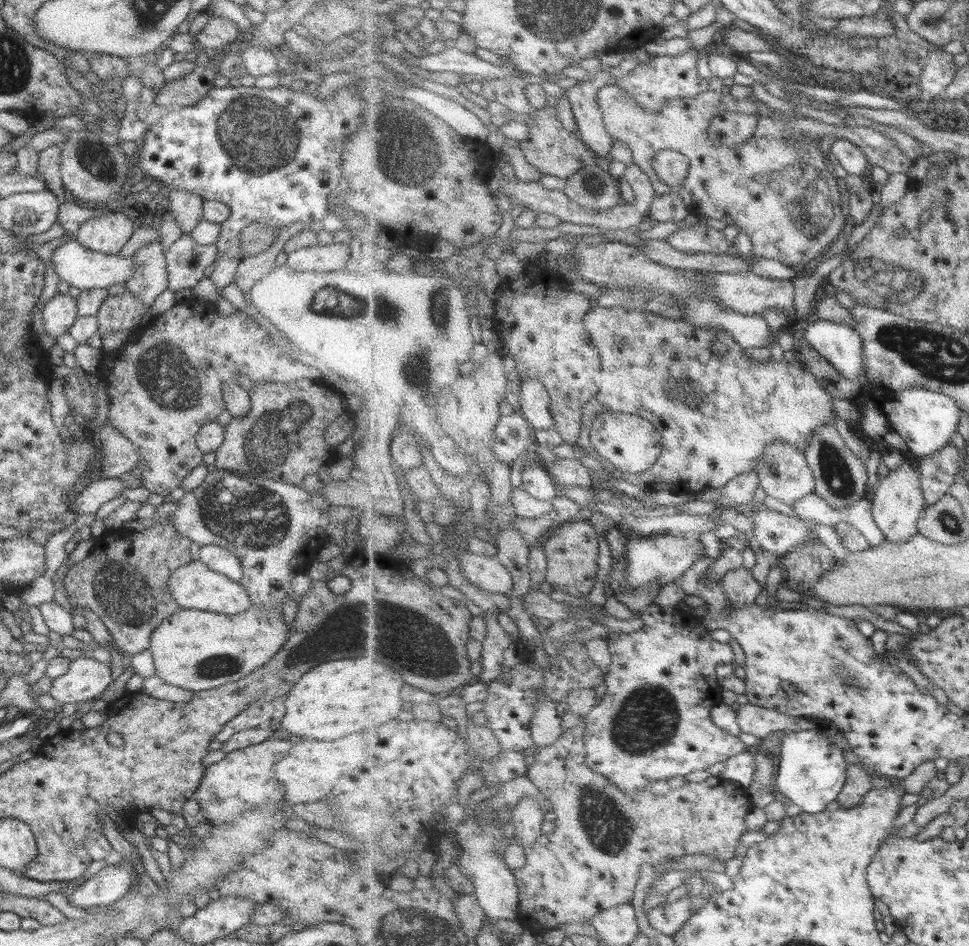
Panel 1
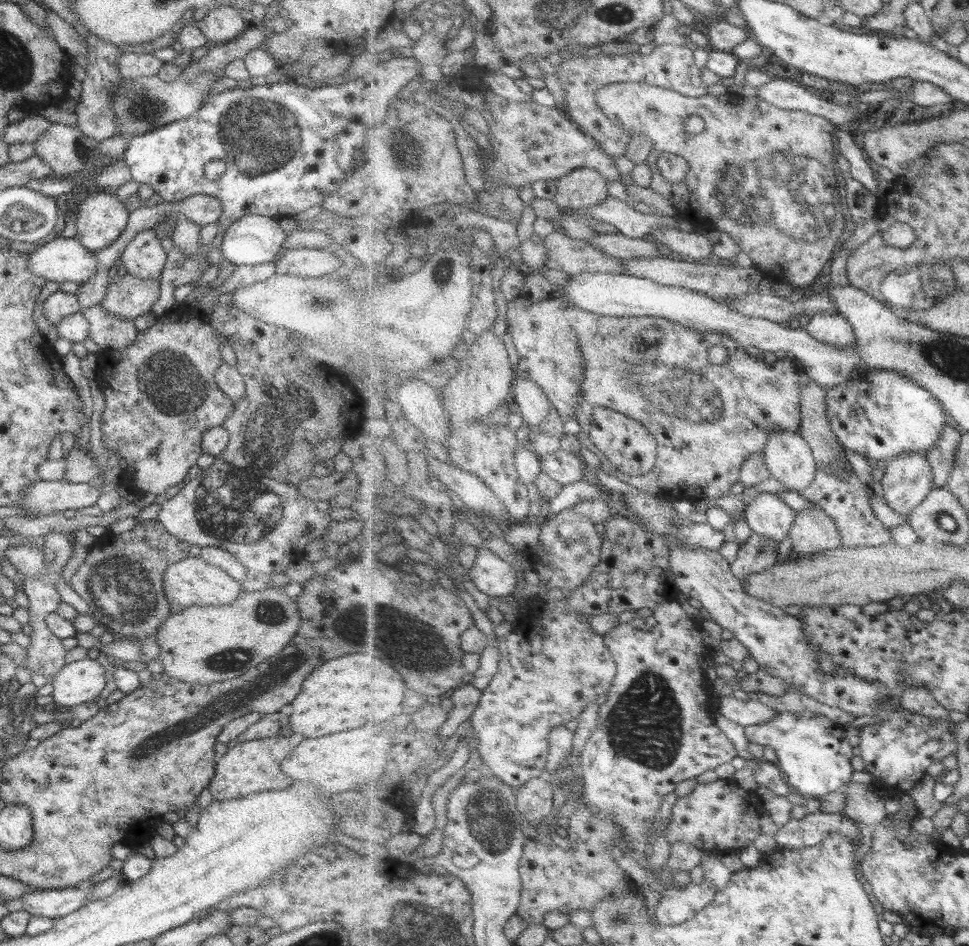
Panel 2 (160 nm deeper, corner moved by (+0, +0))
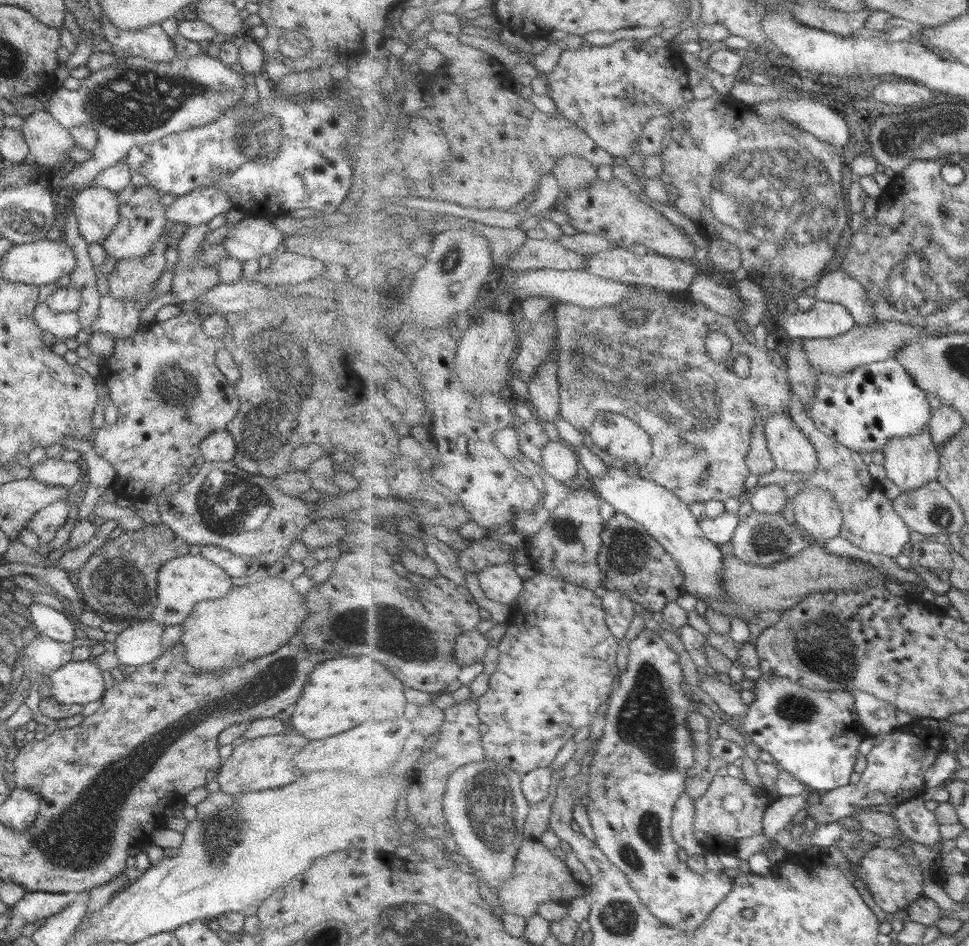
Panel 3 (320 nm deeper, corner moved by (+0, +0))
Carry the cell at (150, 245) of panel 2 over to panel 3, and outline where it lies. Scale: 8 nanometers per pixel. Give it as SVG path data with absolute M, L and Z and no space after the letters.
M131 184L117 193L120 222L100 243L108 255L116 260L134 260L134 258L144 258L156 246L168 222L166 206L160 203L162 195L152 186L136 188Z

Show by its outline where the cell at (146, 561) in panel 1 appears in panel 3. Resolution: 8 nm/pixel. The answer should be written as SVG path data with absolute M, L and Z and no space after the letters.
M160 522L158 525L146 524L143 529L138 531L119 531L105 543L101 550L94 551L74 579L80 598L83 599L88 609L101 615L107 614L109 620L129 624L145 621L150 618L152 609L158 602L157 578L161 566L164 566L164 563L170 559L187 555L190 545L173 533L169 529L169 525L164 522Z

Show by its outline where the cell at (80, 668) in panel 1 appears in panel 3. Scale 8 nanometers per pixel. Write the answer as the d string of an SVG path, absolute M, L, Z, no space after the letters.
M89 661L68 662L47 679L52 697L61 704L82 706L102 699L105 681L102 672Z

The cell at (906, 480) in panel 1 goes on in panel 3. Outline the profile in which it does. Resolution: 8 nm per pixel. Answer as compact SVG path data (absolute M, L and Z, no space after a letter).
M931 425L924 427L921 433L916 433L912 436L892 437L883 453L886 459L885 469L887 470L888 478L904 493L921 489L929 482L938 481L941 476L942 456L935 442Z

